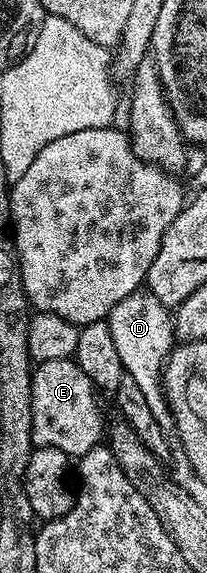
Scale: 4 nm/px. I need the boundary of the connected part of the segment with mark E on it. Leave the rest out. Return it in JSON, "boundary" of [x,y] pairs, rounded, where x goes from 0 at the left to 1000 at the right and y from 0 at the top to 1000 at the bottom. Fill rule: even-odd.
{"boundary":[[[348,625],[169,634],[155,647],[159,780],[280,782],[333,796],[382,796],[488,777],[512,757],[512,736],[483,724],[473,682],[435,656],[377,642]]]}

